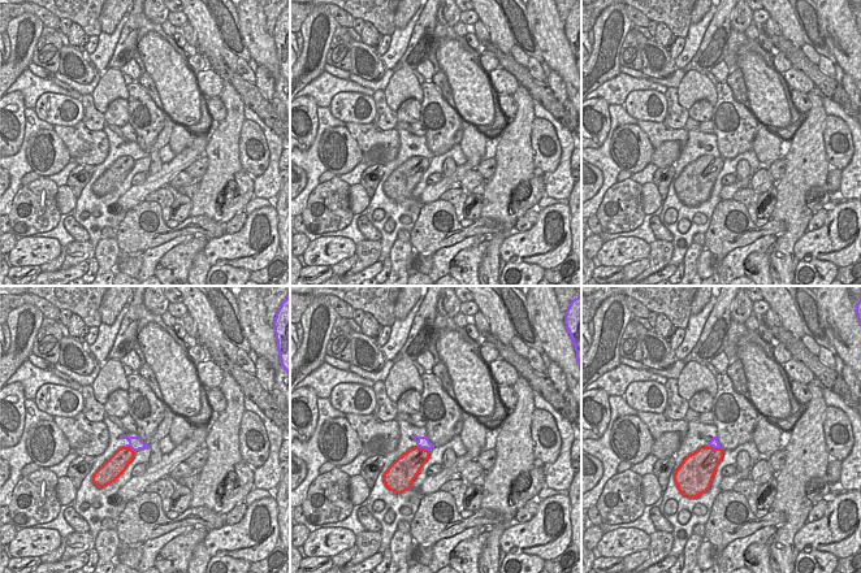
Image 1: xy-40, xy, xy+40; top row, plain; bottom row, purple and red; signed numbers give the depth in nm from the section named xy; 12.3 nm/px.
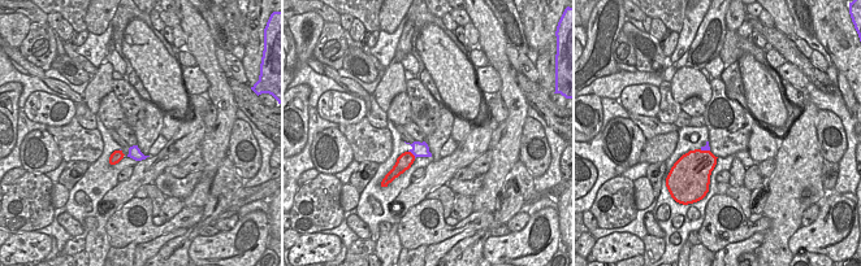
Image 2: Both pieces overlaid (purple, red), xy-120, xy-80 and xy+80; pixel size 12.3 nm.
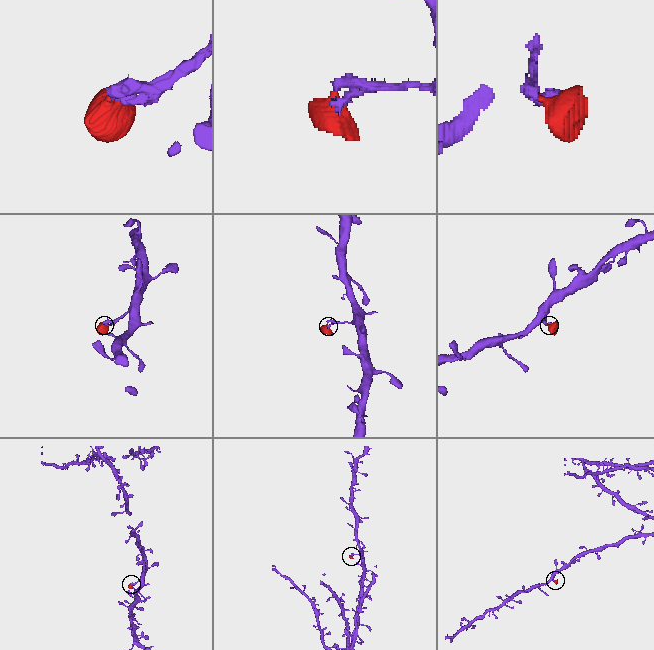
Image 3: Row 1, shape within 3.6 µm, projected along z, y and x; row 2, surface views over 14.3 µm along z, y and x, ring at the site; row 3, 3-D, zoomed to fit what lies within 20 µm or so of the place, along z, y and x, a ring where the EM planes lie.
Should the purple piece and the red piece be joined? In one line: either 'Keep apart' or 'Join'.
Join.

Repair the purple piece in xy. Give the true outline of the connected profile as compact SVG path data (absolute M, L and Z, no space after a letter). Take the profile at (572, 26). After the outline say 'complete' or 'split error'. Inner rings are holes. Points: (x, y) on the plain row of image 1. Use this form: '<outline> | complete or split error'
M581 3L568 14L564 22L564 34L576 60L576 69L581 78Z | complete

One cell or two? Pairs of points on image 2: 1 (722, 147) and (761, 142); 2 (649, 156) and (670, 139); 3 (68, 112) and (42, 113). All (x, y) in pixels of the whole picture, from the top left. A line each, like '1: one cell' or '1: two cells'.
1: two cells
2: one cell
3: one cell

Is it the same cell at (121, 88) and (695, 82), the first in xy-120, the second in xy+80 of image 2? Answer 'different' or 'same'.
different

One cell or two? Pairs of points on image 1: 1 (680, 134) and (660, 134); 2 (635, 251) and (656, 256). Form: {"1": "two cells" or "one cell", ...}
{"1": "one cell", "2": "two cells"}

